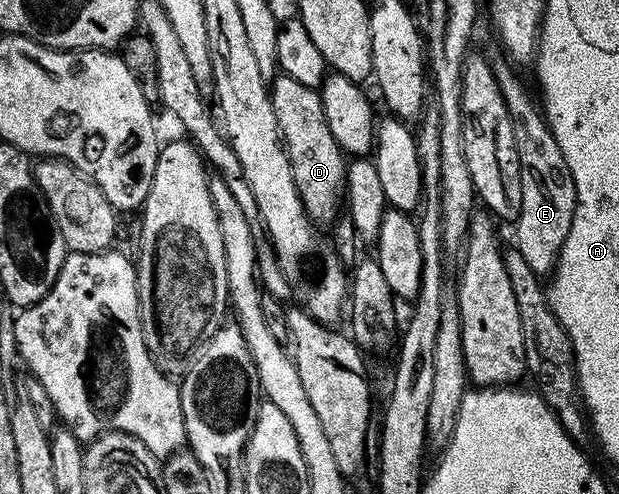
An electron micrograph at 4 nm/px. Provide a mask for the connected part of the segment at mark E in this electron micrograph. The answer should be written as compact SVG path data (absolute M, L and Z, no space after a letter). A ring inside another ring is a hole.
M505 58L490 59L489 65L495 74L495 82L499 82L499 94L503 94L503 102L507 106L507 124L508 127L513 127L511 139L517 151L517 161L523 169L519 193L521 212L515 221L515 247L519 254L523 254L523 258L527 258L527 266L531 266L531 270L545 278L552 273L563 242L571 230L571 222L577 209L575 182L544 115L539 111L534 97L533 100L529 97L524 82L517 77L517 72L513 69L516 67Z

